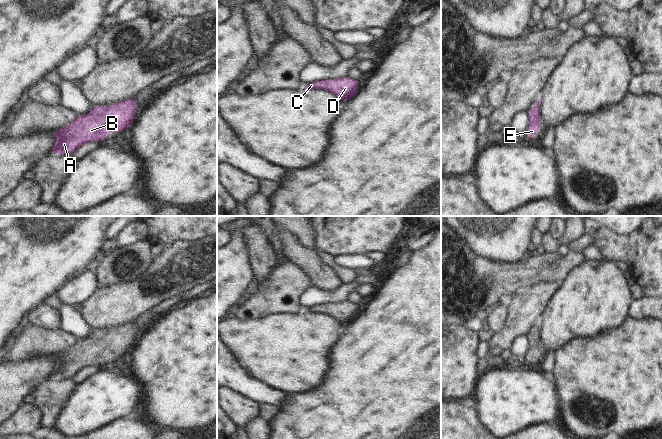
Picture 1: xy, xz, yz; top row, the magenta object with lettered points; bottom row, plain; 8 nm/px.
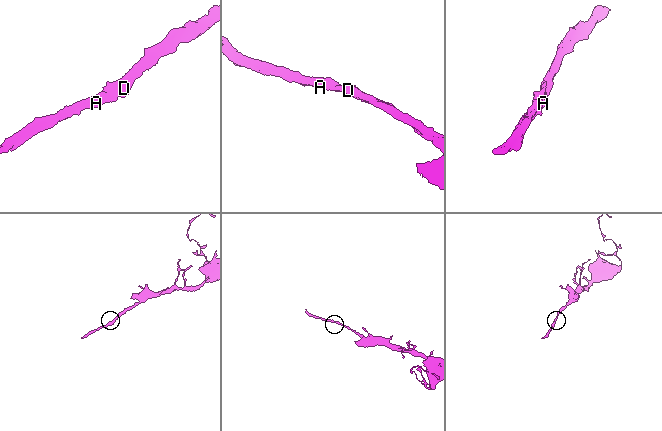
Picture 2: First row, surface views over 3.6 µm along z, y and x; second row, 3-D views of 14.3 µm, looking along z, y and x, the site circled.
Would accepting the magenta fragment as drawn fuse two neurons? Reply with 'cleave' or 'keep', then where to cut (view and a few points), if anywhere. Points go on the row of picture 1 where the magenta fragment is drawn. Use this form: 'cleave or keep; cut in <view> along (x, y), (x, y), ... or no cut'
keep; no cut

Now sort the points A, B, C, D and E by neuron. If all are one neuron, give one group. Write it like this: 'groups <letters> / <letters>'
groups A B C D E

